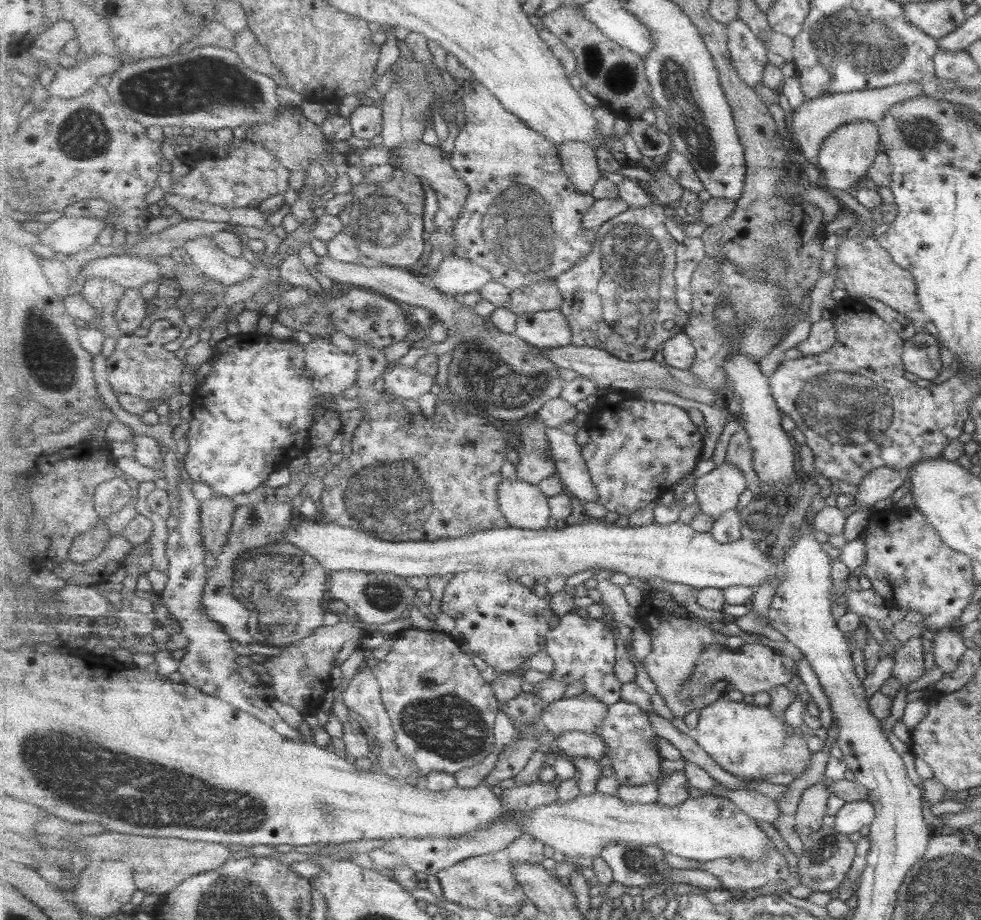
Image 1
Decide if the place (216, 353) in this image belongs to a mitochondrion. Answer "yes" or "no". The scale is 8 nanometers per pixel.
no

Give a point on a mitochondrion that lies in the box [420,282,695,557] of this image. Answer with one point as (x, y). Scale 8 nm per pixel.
(506, 385)

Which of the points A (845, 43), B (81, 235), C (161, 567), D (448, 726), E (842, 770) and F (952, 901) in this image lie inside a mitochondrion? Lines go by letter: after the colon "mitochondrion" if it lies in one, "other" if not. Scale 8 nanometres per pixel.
A: mitochondrion
B: other
C: other
D: mitochondrion
E: other
F: mitochondrion

